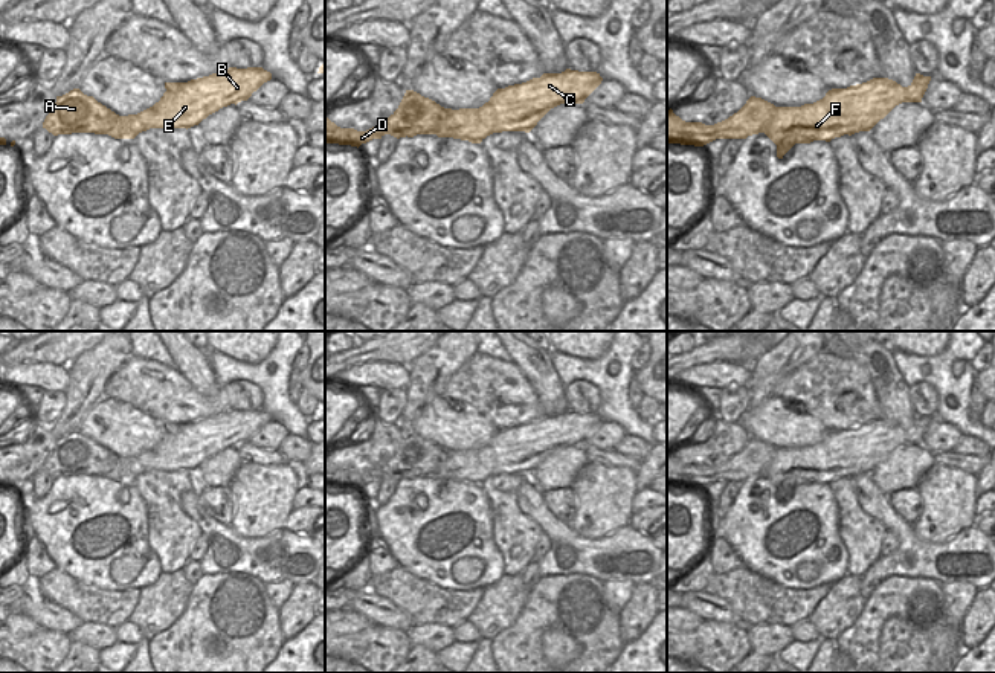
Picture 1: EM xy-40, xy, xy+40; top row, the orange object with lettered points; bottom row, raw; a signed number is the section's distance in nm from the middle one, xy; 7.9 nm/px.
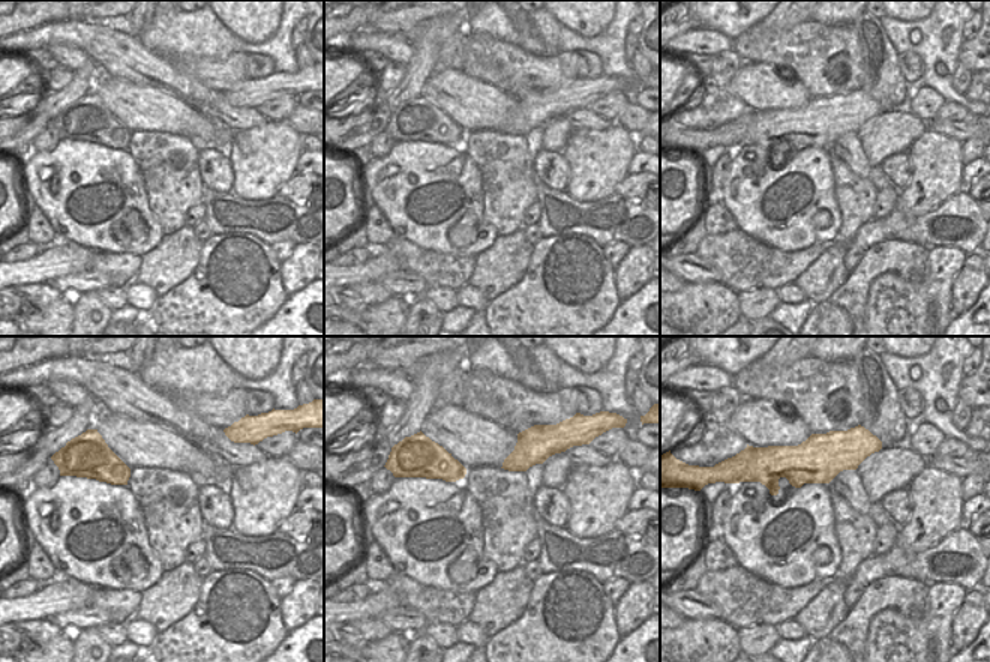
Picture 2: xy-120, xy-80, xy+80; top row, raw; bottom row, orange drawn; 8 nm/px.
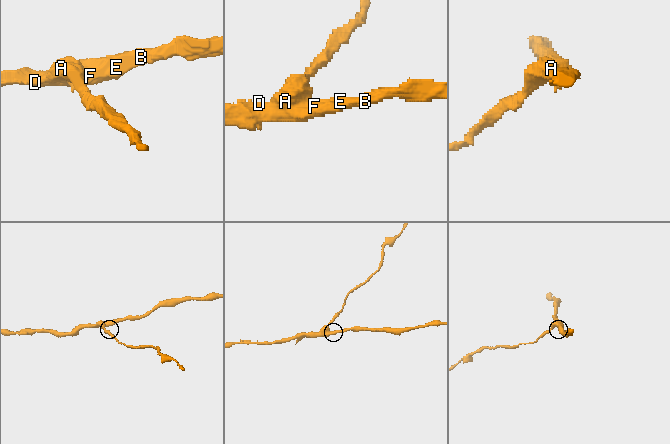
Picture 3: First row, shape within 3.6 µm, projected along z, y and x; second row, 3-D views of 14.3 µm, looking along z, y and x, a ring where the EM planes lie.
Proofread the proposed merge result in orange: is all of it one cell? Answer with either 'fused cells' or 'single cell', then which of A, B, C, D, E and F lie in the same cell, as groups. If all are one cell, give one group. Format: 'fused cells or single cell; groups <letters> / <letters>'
fused cells; groups A / B C D E F

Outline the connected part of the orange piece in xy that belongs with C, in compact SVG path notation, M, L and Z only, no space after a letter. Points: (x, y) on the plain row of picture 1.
M566 411L562 415L543 415L540 420L498 430L479 450L449 452L440 472L432 476L481 485L493 475L530 475L551 450L583 446L601 423L597 414Z

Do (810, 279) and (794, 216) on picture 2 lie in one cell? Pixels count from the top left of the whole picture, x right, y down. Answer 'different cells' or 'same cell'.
different cells

